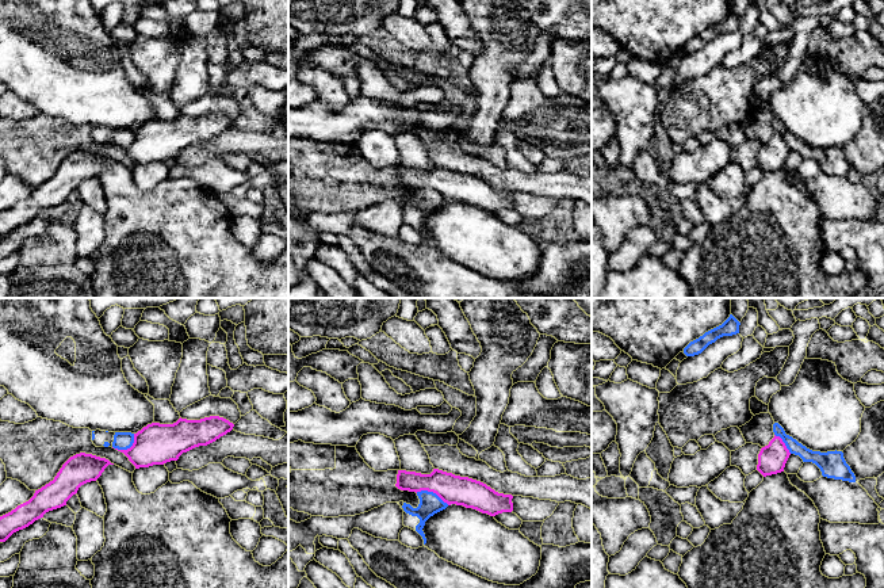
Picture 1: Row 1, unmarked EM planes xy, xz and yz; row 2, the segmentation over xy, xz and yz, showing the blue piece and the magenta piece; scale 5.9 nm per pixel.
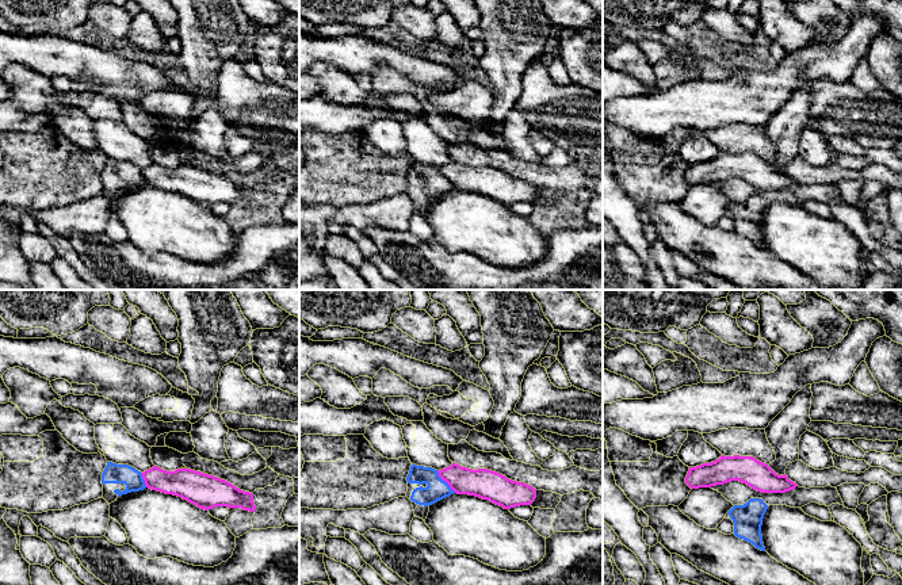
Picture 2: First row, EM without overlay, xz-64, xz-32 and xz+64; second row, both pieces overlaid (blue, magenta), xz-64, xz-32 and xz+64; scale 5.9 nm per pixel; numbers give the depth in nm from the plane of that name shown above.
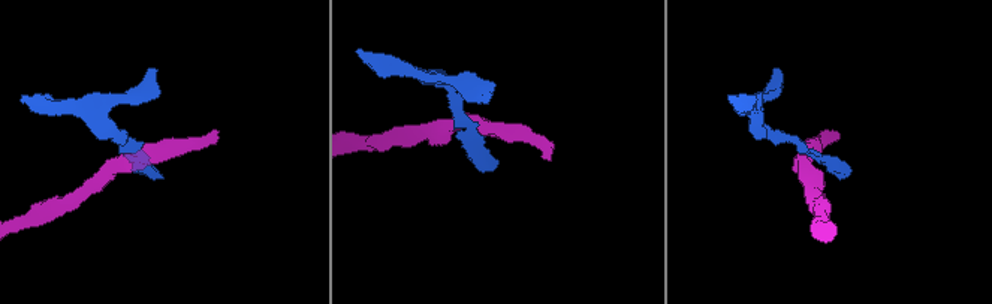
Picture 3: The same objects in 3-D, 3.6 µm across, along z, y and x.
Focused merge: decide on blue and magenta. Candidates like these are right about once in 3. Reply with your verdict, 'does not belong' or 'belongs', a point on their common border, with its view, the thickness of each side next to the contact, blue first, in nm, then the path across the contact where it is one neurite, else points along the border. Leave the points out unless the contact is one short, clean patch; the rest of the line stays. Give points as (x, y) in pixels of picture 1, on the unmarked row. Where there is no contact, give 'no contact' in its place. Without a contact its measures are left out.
does not belong | xz (432, 188) | 130/180 nm | along xz (416, 188), (432, 187), (448, 201)

